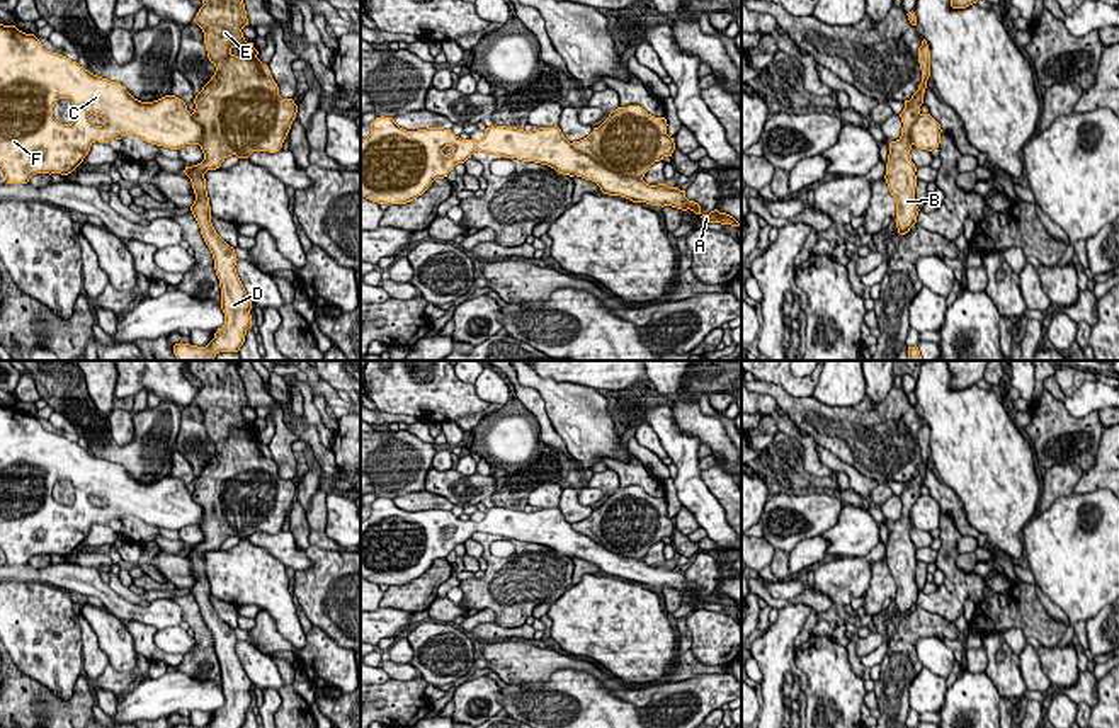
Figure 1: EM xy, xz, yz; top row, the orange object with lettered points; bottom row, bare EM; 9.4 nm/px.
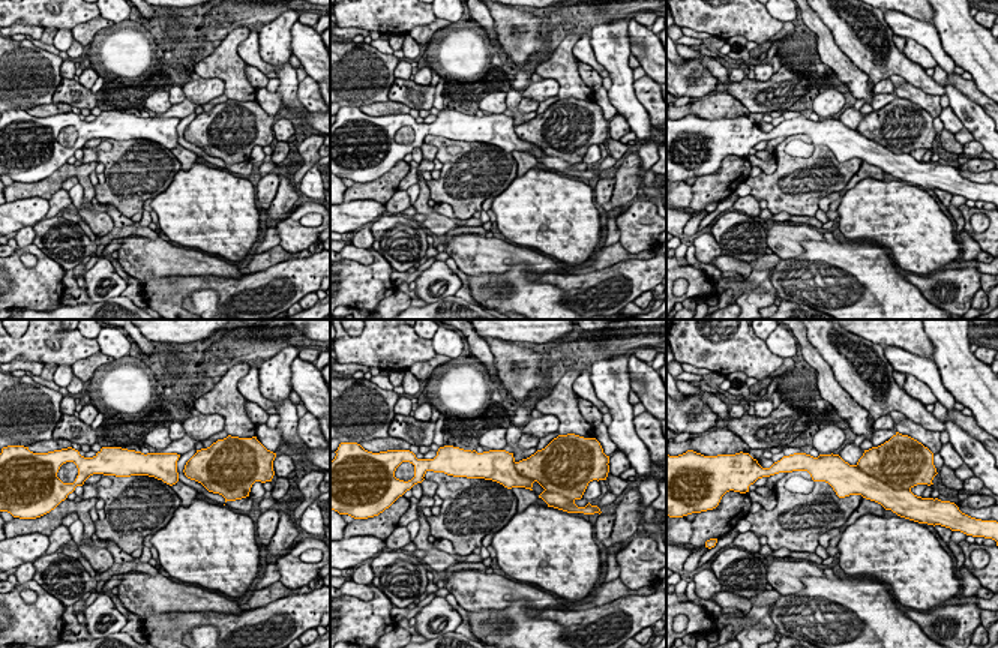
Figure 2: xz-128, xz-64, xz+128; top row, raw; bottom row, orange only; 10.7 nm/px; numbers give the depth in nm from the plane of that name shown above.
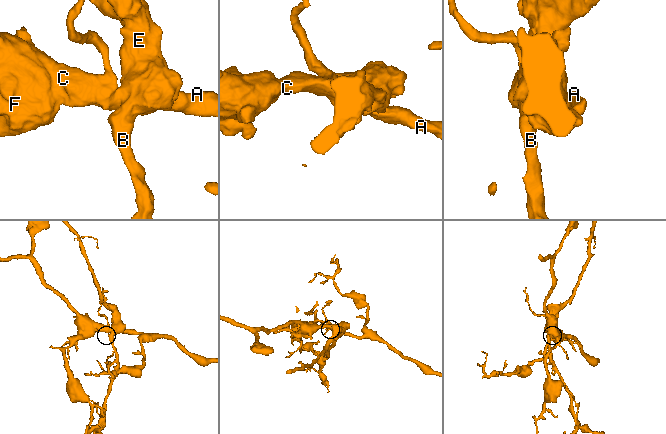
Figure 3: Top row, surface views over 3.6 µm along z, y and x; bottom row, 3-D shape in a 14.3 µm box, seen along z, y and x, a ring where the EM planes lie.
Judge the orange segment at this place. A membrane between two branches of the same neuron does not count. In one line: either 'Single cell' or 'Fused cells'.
Fused cells

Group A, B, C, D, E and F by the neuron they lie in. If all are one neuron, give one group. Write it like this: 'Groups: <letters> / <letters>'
Groups: A C F / B D E

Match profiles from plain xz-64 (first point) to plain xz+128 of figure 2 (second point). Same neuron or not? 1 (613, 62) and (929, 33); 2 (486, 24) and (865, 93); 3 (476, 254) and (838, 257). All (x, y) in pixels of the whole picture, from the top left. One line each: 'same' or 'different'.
1: same
2: same
3: different

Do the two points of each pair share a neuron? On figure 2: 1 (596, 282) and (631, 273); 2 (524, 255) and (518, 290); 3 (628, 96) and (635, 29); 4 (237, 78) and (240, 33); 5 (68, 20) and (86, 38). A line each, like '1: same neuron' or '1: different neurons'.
1: same neuron
2: different neurons
3: different neurons
4: same neuron
5: different neurons

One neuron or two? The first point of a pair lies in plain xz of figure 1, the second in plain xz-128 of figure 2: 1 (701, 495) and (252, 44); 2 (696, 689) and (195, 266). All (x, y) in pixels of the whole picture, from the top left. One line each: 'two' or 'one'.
1: two
2: two

